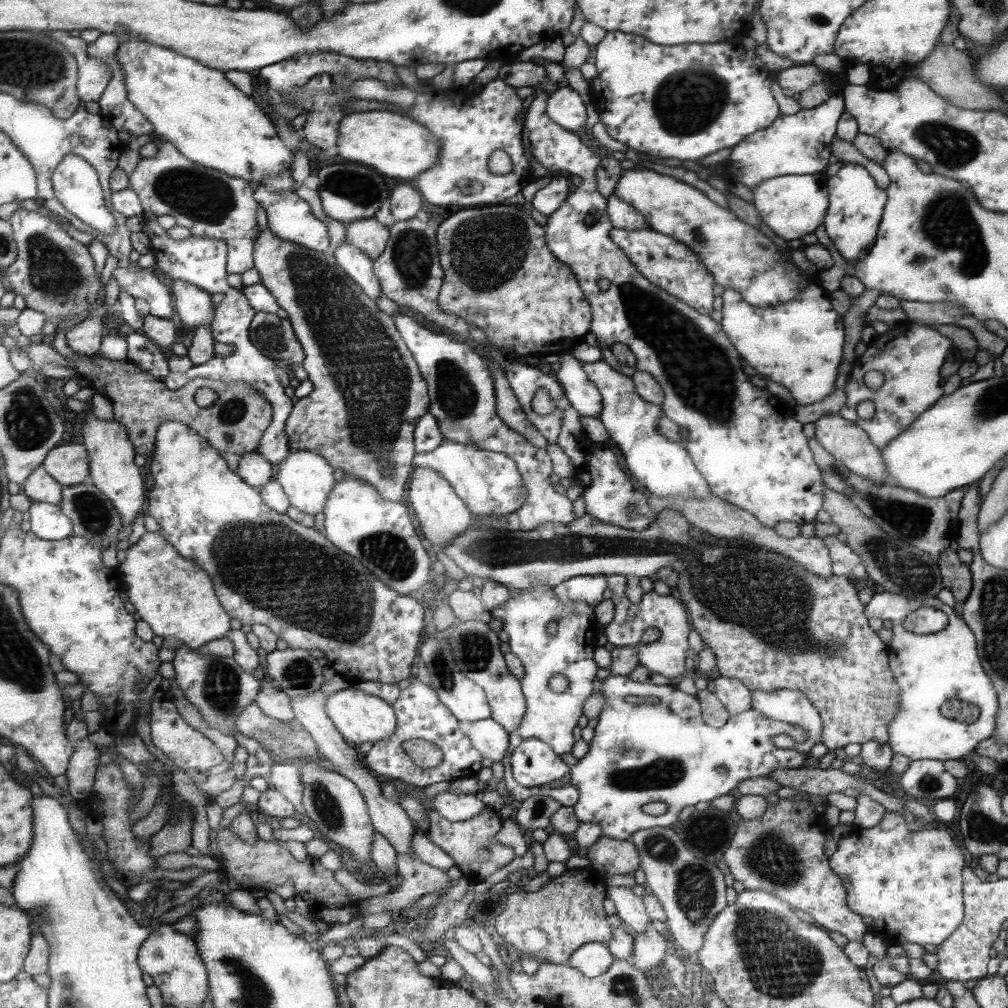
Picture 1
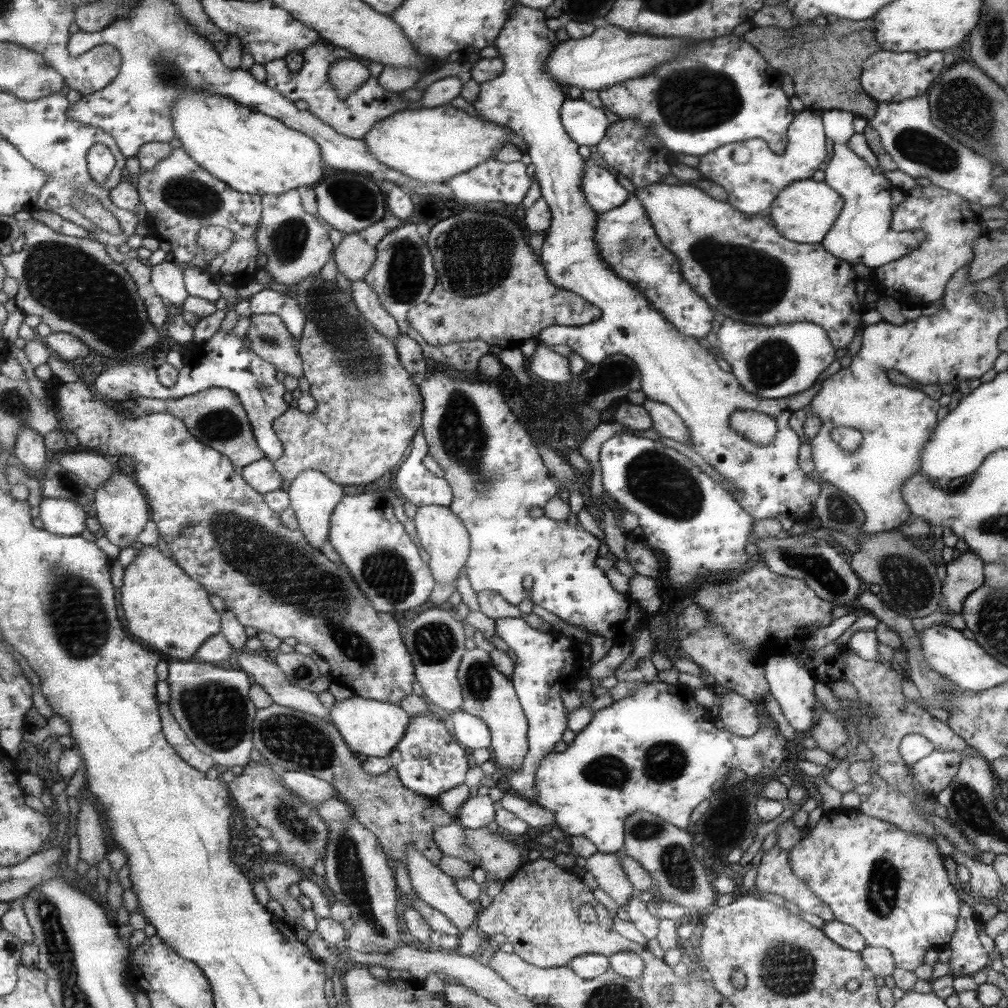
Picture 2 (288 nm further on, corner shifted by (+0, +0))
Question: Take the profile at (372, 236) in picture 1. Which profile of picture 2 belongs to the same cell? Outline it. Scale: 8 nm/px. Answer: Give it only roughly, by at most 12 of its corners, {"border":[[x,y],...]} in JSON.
{"border":[[347,234],[337,248],[339,272],[349,282],[367,280],[379,248],[361,234]]}

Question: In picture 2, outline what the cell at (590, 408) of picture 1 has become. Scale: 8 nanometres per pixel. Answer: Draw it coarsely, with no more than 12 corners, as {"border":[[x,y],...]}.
{"border":[[539,342],[531,358],[533,374],[569,384],[569,360]]}

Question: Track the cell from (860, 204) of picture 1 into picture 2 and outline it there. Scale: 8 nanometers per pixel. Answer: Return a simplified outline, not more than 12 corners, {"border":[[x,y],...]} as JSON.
{"border":[[823,112],[825,184],[845,200],[823,246],[869,270],[923,232],[893,232],[893,184],[847,148],[853,112]]}

